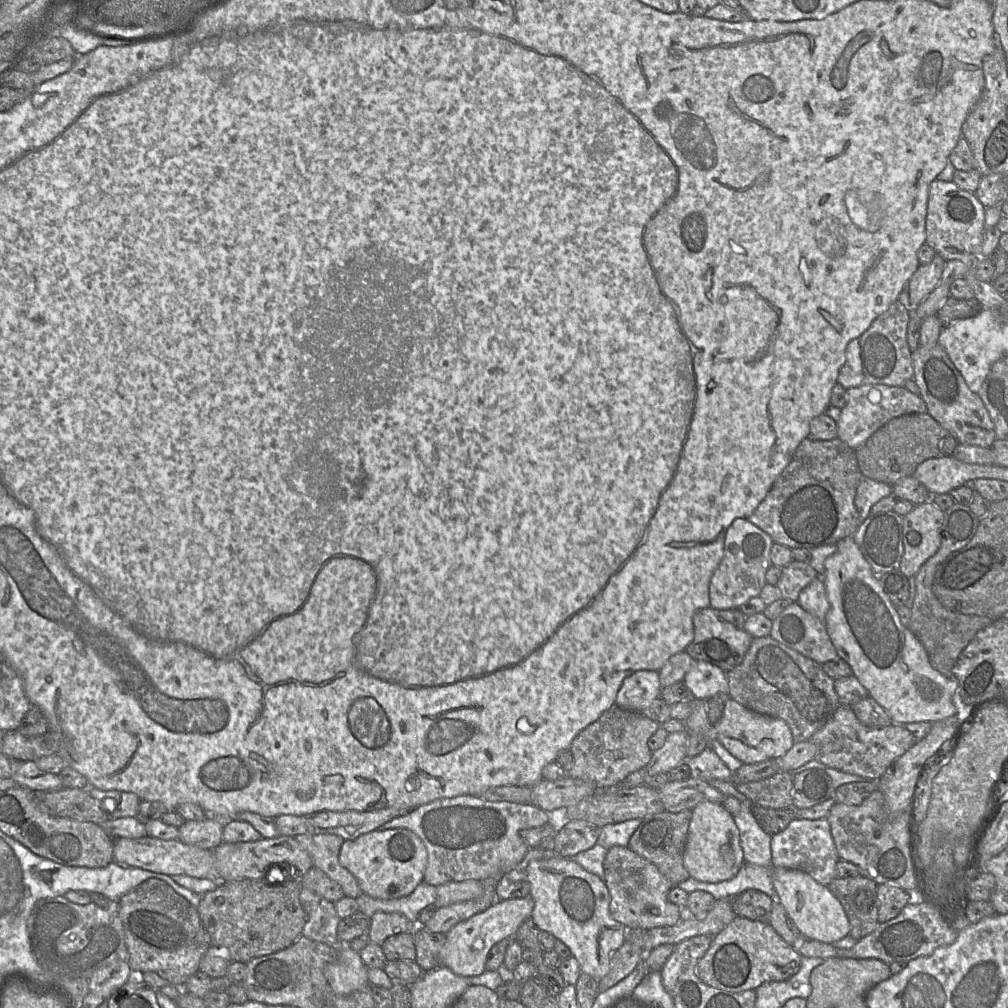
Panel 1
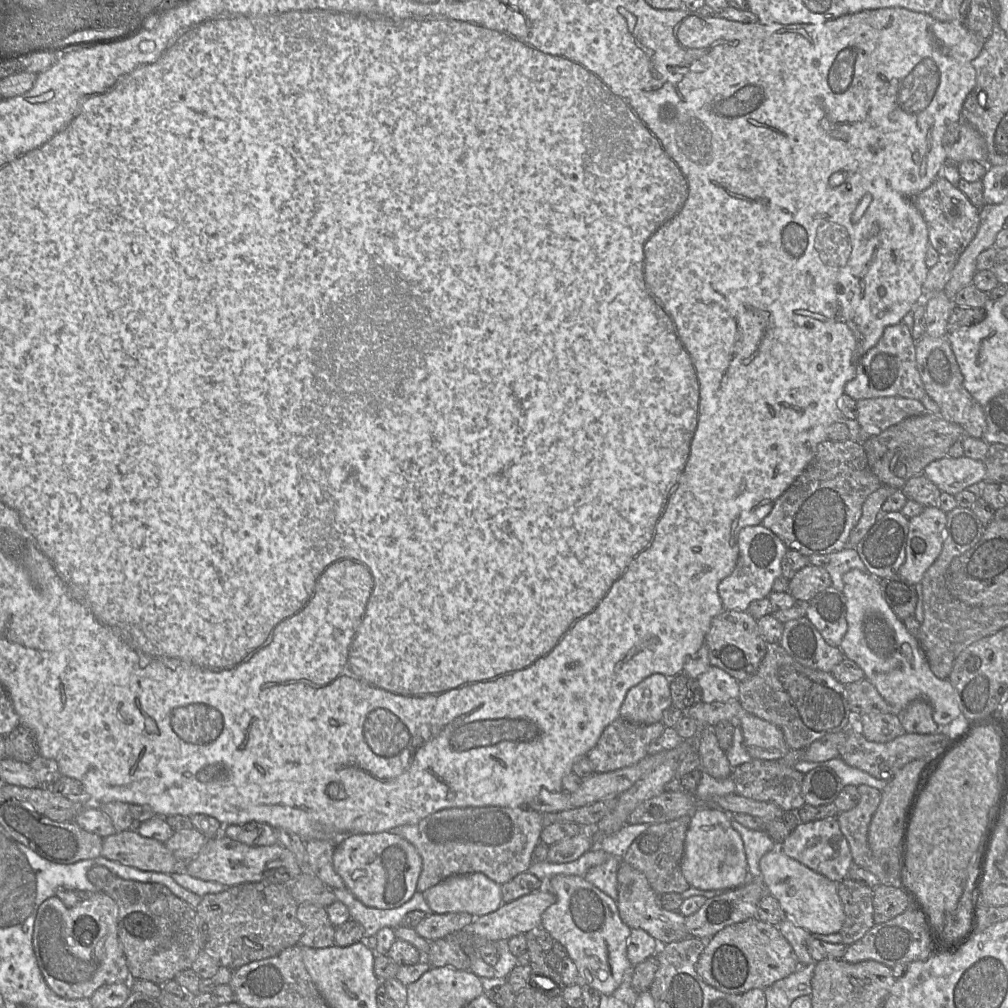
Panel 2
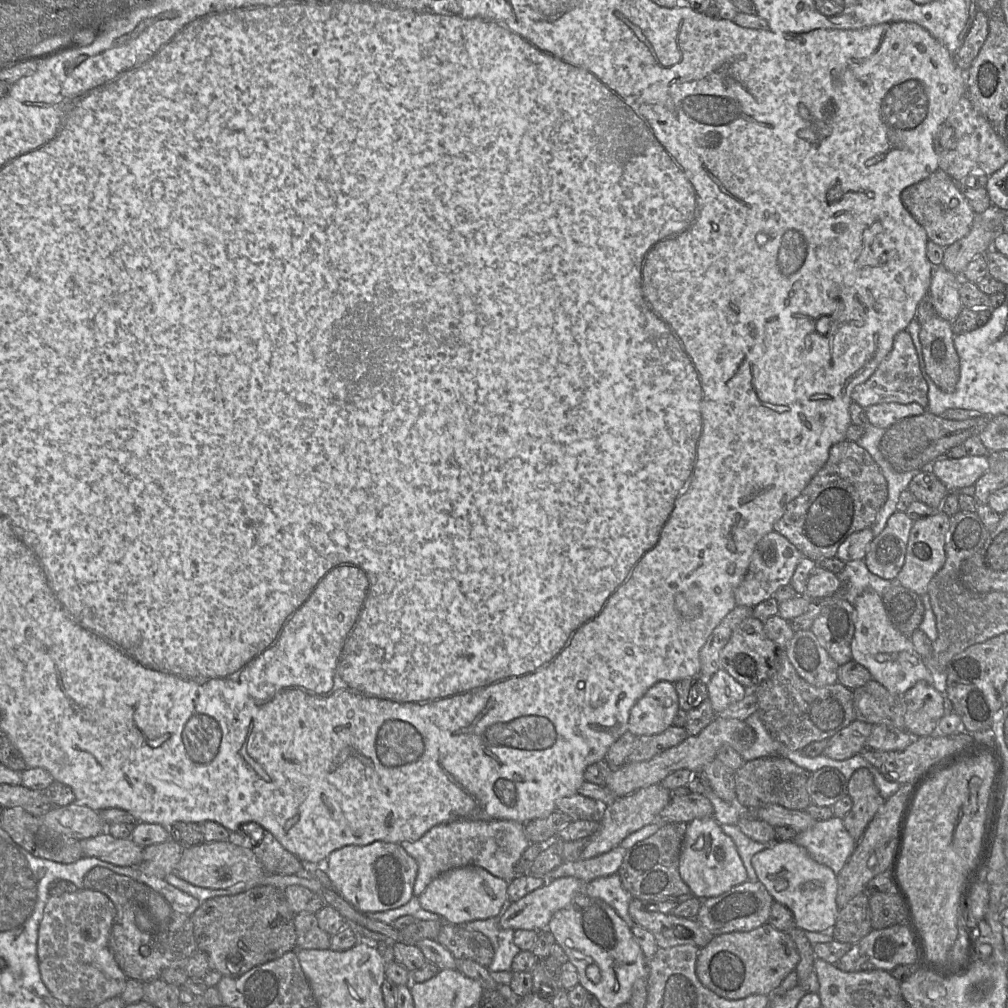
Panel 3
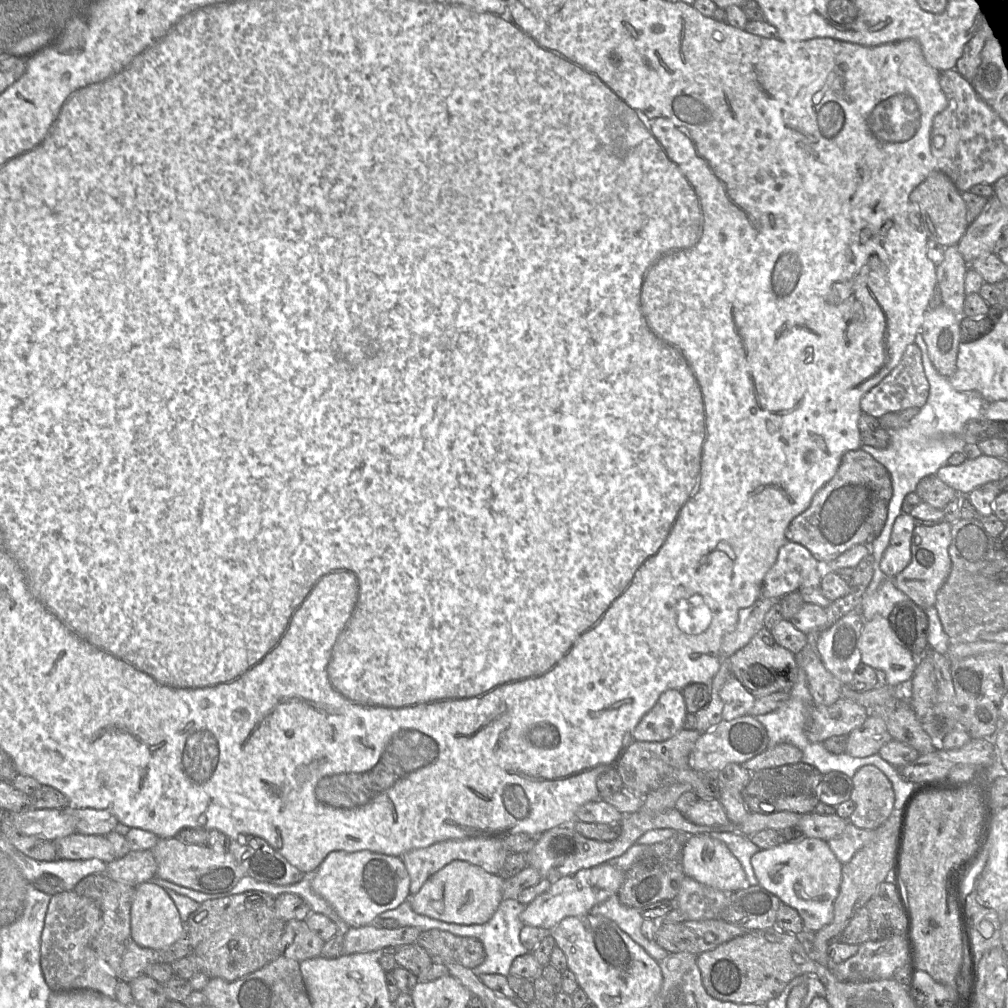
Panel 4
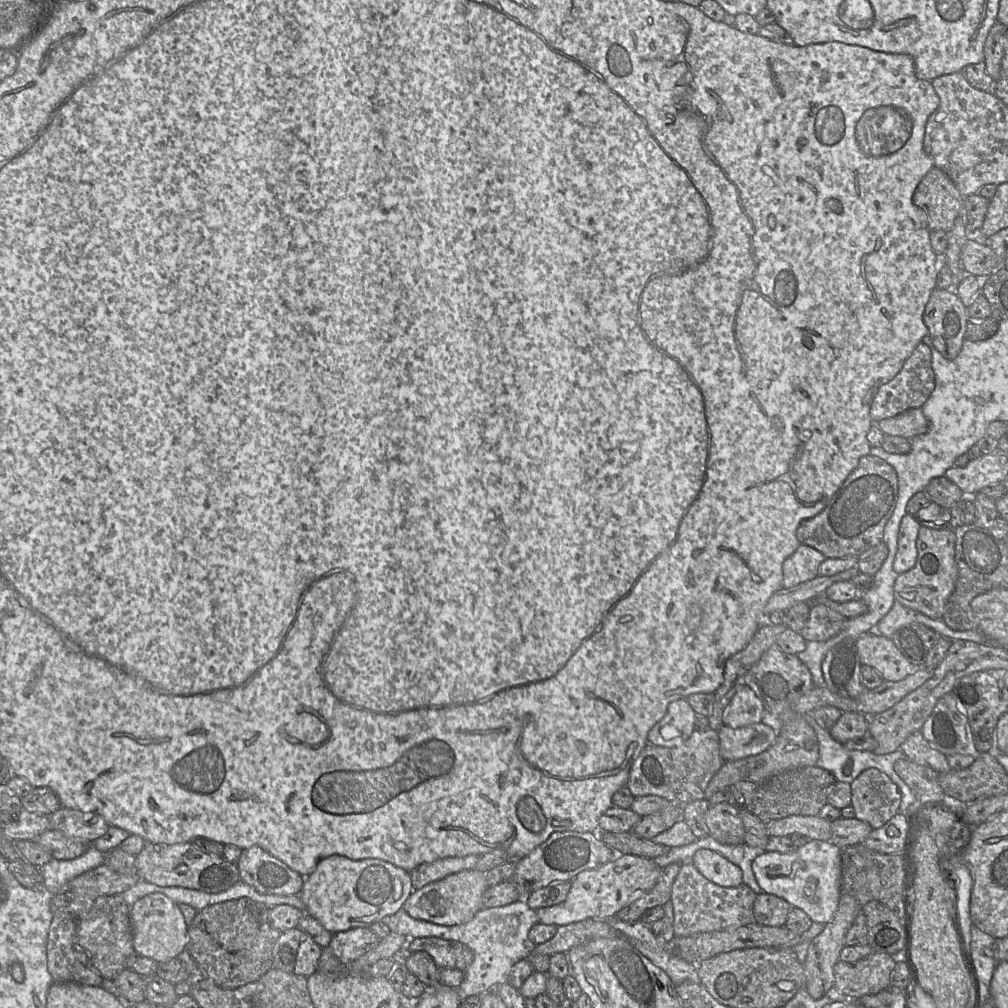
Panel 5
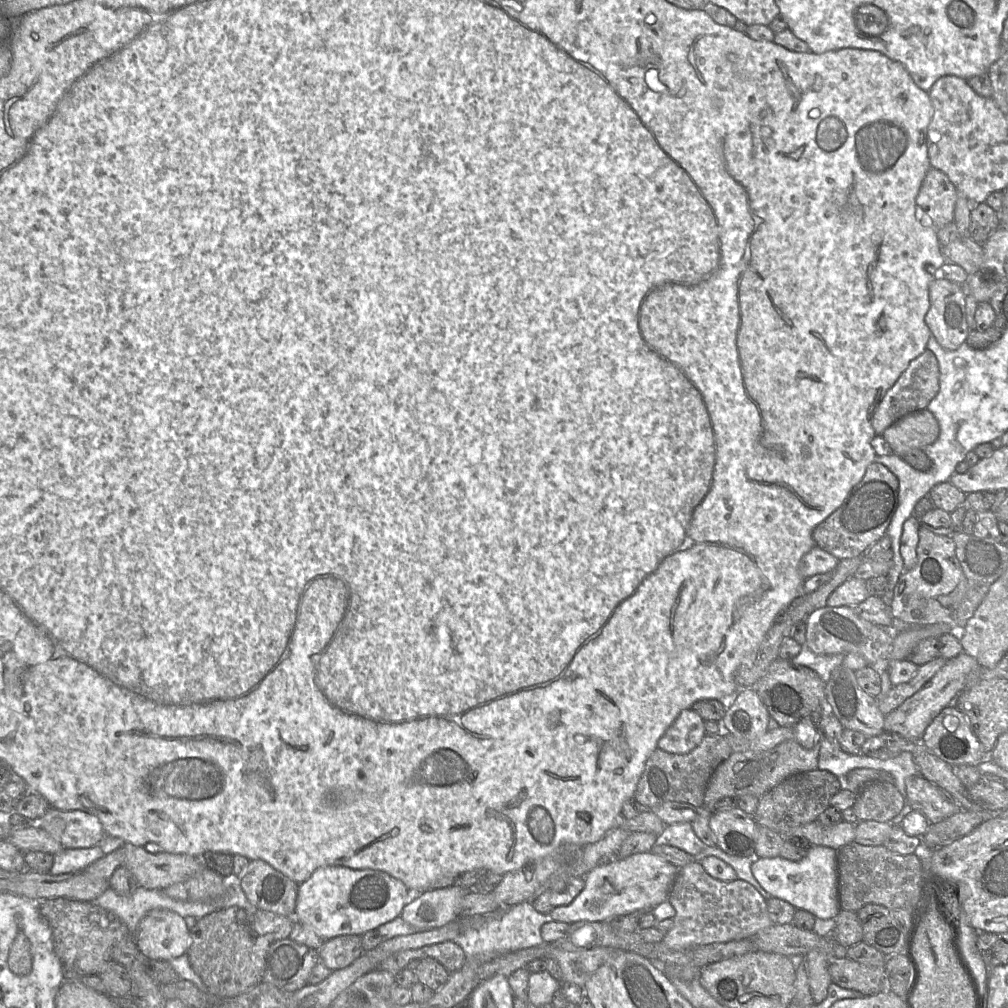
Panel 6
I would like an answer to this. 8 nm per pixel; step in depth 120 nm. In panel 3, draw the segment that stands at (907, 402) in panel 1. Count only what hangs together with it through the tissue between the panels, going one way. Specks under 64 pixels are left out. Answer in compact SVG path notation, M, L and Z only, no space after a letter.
M882 403L875 404L865 409L865 414L871 425L878 428L888 429L898 421L921 415L926 409L918 403Z

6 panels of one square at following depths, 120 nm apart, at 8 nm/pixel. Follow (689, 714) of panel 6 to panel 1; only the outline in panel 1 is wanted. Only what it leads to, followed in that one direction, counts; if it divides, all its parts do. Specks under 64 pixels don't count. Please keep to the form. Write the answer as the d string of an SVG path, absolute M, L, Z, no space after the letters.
M638 670L627 676L616 696L615 705L642 712L660 697L661 684L656 670Z

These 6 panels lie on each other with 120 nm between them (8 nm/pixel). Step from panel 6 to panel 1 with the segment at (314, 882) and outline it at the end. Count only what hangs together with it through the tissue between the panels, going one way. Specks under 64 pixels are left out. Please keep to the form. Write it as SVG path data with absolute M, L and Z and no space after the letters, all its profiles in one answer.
M378 829L354 840L345 840L340 848L339 863L356 878L363 894L379 899L394 899L410 894L423 881L427 850L411 830Z

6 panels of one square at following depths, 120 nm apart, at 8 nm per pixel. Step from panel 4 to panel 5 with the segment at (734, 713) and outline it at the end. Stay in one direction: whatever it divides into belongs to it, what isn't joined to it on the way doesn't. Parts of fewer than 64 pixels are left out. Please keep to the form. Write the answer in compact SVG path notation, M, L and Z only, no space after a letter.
M741 685L734 694L724 714L724 725L740 728L760 723L766 712L761 698L747 685Z

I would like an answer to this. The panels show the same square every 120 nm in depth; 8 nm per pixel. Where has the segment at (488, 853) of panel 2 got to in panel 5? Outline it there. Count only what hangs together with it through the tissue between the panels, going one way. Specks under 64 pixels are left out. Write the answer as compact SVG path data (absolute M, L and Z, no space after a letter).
M467 855L463 857L446 857L430 863L423 863L409 872L413 890L444 877L463 870L476 868L479 855Z

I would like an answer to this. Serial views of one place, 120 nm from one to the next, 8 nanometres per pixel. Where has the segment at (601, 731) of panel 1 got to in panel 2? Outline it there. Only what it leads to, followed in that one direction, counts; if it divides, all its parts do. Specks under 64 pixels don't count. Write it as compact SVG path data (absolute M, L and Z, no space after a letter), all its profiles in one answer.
M621 717L602 732L597 744L587 753L597 773L610 772L636 764L647 756L647 747L665 729L660 721L639 724Z

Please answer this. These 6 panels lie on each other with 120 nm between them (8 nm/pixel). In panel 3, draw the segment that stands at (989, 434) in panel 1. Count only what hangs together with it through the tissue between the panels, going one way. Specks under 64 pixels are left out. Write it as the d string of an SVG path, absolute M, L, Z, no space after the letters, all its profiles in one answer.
M935 314L920 326L925 371L940 390L948 393L955 390L960 377L954 337L951 323Z

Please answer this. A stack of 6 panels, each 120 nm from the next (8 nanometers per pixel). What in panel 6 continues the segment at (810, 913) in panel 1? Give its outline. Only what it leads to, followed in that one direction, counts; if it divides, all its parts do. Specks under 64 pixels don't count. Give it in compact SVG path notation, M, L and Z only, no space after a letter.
M813 845L800 861L781 856L758 858L751 866L761 887L772 897L782 899L796 909L812 913L816 918L835 919L840 912L838 897L837 850L828 846Z

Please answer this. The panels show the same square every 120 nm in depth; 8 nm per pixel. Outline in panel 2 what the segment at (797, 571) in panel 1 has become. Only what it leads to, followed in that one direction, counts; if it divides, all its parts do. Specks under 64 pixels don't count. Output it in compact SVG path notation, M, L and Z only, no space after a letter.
M808 564L789 580L788 592L796 600L810 601L830 586L832 580L826 568Z

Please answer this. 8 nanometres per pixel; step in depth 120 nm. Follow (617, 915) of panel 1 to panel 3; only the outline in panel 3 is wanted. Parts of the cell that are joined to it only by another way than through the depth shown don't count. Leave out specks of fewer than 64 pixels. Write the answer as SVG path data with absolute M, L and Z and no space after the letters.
M633 898L630 901L628 911L637 925L654 935L658 949L683 944L691 944L701 949L715 936L696 918L683 918L671 913L648 911L646 904L639 899Z

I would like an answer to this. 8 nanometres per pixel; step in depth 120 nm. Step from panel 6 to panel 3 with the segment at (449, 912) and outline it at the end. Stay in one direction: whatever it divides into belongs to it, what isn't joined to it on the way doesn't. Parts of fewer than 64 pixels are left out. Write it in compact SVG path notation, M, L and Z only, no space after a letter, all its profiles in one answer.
M478 866L450 869L435 877L417 897L421 907L440 916L444 922L465 924L493 918L508 901L509 883Z

